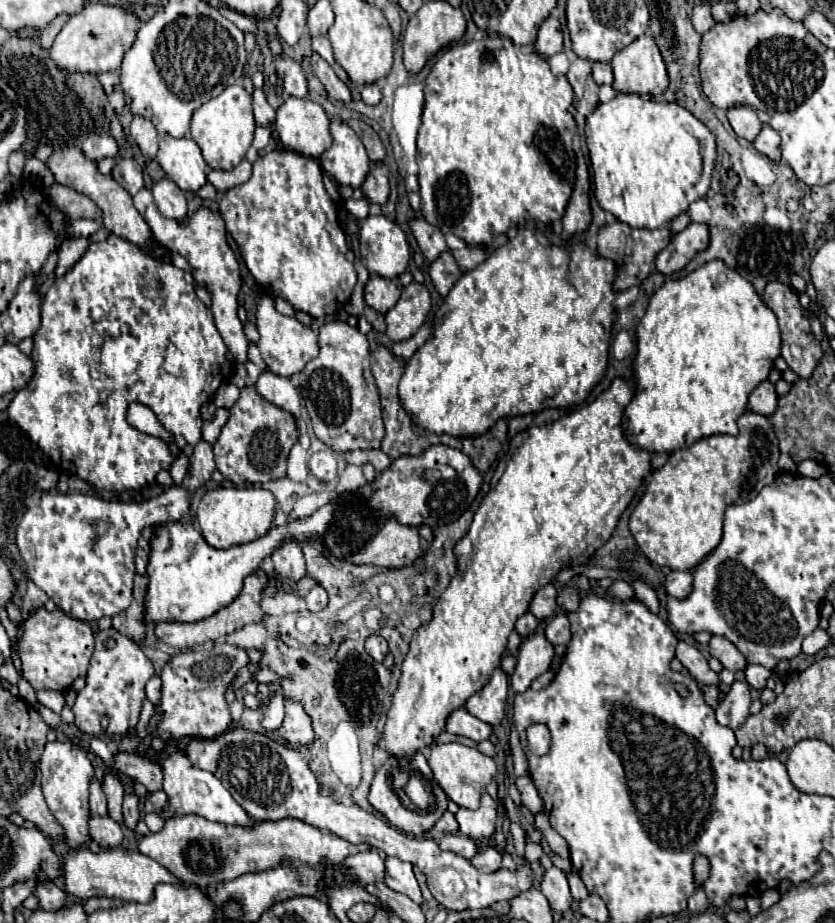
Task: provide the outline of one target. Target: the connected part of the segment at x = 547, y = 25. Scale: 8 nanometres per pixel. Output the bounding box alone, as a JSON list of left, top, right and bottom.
[535,17,563,57]

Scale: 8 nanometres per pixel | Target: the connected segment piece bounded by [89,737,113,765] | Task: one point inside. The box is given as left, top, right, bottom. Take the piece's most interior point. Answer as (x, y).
(100, 746)

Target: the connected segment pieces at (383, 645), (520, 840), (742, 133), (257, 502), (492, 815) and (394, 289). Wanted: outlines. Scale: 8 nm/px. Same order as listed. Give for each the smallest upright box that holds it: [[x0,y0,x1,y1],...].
[[365,635,389,661],[511,823,525,857],[727,107,763,141],[197,487,275,549],[455,793,497,841],[363,275,399,313]]

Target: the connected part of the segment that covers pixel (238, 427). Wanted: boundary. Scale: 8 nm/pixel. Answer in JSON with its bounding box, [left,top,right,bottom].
[215,387,297,487]

